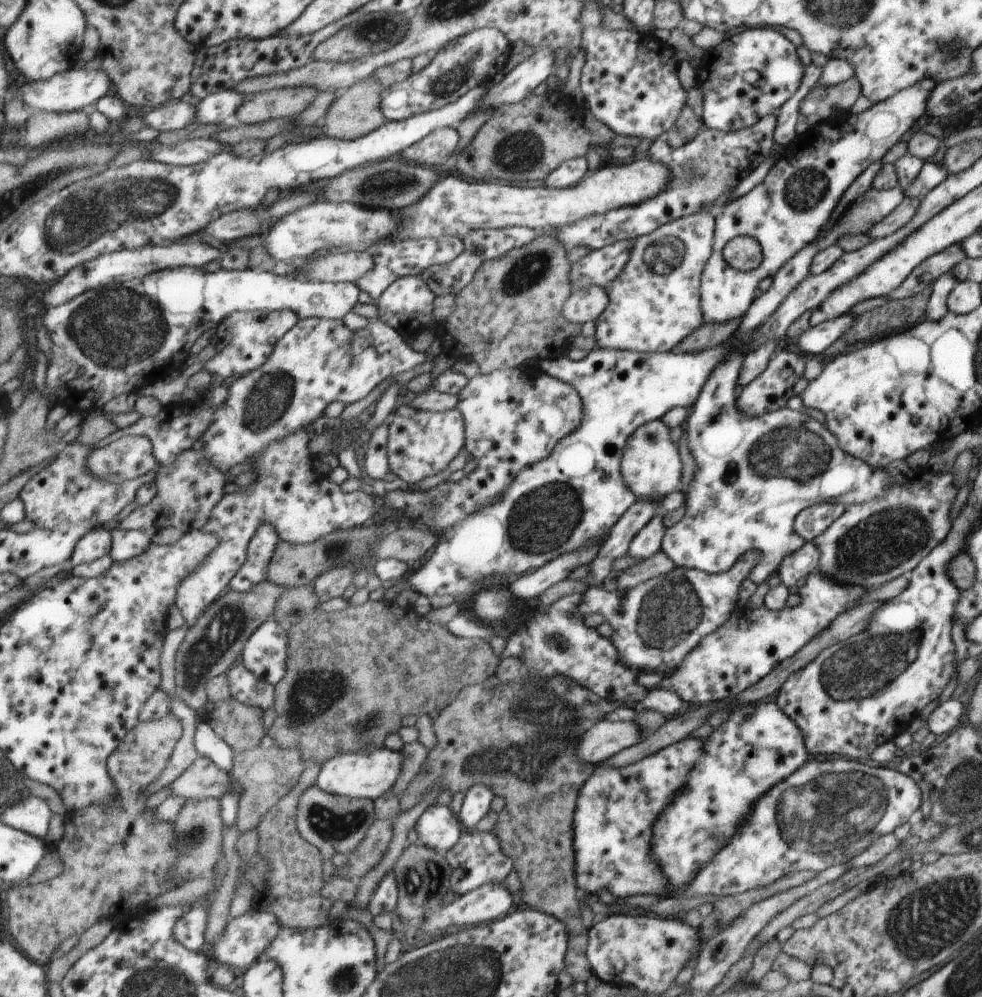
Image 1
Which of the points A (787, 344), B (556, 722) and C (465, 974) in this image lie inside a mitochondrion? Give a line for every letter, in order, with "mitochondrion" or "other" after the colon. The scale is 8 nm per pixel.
A: other
B: mitochondrion
C: mitochondrion

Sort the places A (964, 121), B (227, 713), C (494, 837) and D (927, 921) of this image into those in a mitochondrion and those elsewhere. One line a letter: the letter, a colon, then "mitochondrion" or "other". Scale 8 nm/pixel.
A: other
B: other
C: other
D: mitochondrion

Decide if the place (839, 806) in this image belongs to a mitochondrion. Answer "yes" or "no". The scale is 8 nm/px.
yes

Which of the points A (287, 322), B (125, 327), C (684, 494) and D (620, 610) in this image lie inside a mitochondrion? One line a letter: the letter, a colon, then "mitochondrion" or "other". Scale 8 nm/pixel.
A: other
B: mitochondrion
C: other
D: mitochondrion

